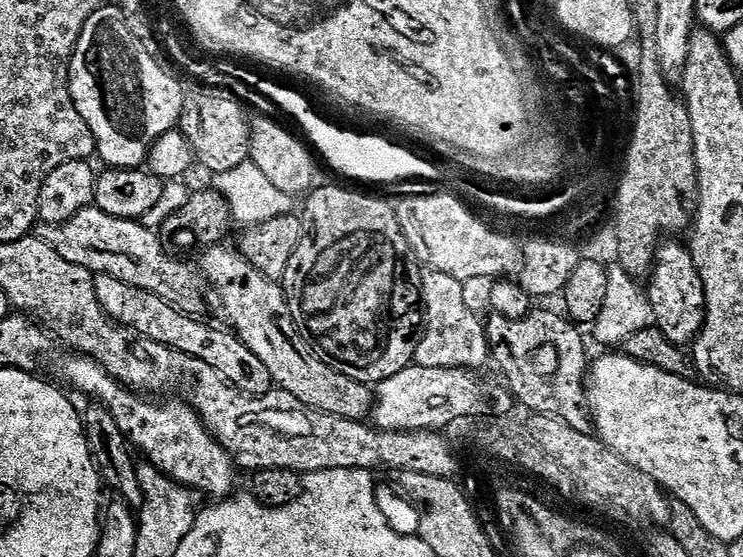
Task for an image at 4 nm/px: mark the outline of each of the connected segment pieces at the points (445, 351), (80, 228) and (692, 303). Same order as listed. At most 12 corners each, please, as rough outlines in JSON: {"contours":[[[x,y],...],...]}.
{"contours":[[[424,268],[423,368],[483,369],[490,337],[465,281]],[[93,206],[43,230],[66,262],[189,314],[200,292],[141,221]],[[661,243],[646,284],[654,326],[691,346],[706,294],[691,251]]]}

